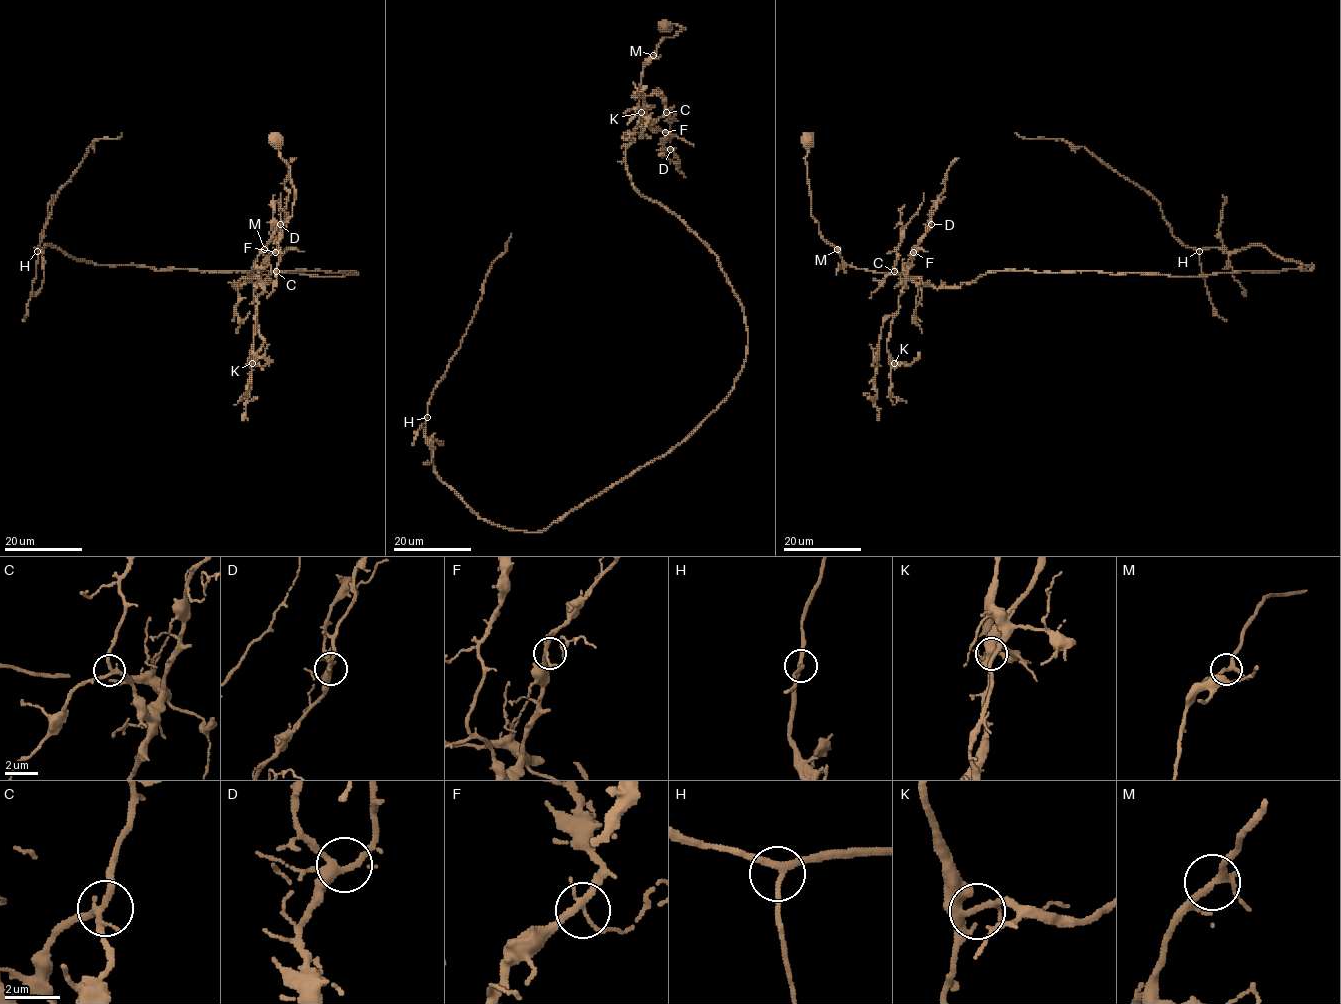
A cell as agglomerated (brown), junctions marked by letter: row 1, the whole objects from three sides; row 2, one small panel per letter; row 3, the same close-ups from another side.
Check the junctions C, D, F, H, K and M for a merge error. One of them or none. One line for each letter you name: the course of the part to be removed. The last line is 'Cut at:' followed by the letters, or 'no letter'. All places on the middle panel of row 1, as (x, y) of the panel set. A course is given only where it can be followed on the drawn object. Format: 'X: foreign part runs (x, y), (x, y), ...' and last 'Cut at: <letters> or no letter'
Cut at: no letter

